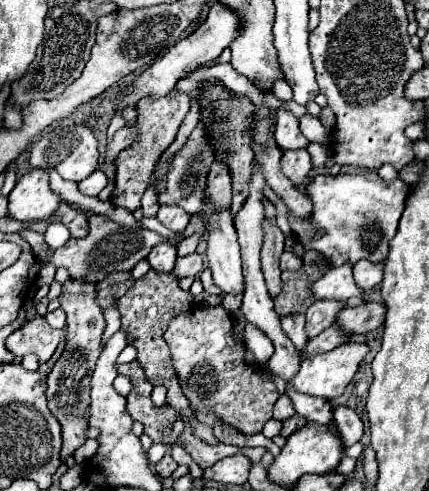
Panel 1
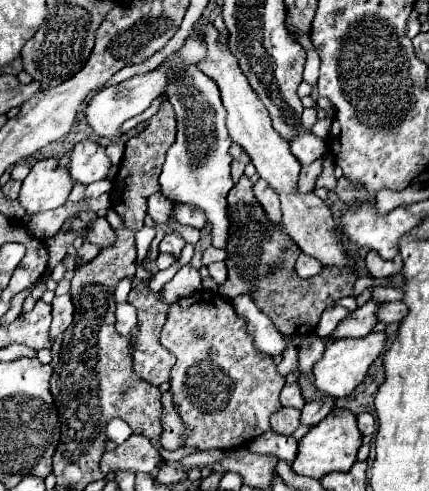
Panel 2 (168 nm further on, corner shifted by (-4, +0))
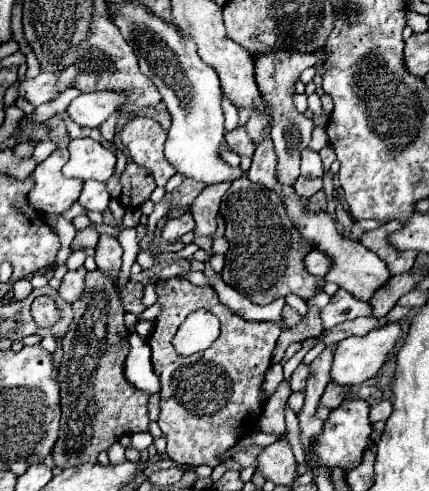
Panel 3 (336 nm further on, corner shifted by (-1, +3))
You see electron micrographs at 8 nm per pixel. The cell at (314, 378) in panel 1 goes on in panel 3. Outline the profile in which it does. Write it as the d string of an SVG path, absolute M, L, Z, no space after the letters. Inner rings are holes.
M389 323L383 325L379 329L371 329L367 335L363 337L349 337L343 339L341 343L335 345L333 351L333 363L331 363L331 381L337 385L359 385L363 381L367 381L369 377L373 377L379 367L385 363L387 353L395 347L395 343L401 337L401 327L399 323Z

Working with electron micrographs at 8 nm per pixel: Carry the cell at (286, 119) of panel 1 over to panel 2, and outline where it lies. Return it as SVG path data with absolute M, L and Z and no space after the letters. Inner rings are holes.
M302 134L290 142L290 150L300 160L300 164L312 164L314 160L322 158L324 152L328 152L328 146L324 138L318 138L314 134Z

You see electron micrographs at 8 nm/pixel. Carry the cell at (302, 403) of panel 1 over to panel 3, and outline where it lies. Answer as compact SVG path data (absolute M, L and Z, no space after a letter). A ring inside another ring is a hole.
M279 363L272 364L266 372L262 385L265 393L265 402L275 393L280 383L284 380L283 367Z

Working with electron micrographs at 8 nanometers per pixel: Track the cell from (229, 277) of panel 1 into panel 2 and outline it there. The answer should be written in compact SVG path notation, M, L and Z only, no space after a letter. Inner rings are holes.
M176 54L168 56L162 64L168 68L168 74L172 74L166 96L178 118L178 134L176 142L166 152L166 162L160 174L160 192L168 200L200 206L212 224L212 246L224 248L230 226L226 214L226 196L234 182L230 178L232 156L228 152L232 140L226 130L226 110L220 100L220 90L216 82L204 76L196 66L180 66L180 56Z

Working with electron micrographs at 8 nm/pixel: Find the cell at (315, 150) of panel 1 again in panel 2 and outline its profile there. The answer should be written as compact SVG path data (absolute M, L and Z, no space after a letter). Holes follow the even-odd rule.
M330 154L324 156L324 170L322 170L322 174L320 174L316 186L318 186L318 188L326 188L326 190L330 190L330 192L334 192L334 188L336 188L336 178L334 178L334 158L332 158Z

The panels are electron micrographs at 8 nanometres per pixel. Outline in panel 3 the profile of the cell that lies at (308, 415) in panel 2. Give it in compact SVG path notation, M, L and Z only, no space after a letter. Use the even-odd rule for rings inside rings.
M329 383L325 387L325 393L321 395L319 399L319 407L327 407L327 409L335 409L341 405L341 401L345 399L349 387L341 387L341 385L335 385L335 383Z

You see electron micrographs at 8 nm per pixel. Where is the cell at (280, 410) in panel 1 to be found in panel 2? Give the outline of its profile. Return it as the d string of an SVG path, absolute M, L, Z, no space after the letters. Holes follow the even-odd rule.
M298 382L286 384L286 386L282 388L280 402L282 402L282 406L292 406L292 408L302 410L302 406L304 406L306 402L304 402L304 396L300 394L300 384L298 384Z

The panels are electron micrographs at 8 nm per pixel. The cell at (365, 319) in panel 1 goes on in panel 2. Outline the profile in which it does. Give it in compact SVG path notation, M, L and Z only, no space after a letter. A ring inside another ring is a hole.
M388 302L382 304L378 310L380 322L400 322L408 314L408 306L404 302Z

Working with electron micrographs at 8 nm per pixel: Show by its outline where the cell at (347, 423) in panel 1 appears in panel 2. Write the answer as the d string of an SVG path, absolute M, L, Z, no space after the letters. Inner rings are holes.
M360 414L358 416L358 428L364 436L370 436L376 432L376 418L372 414Z

